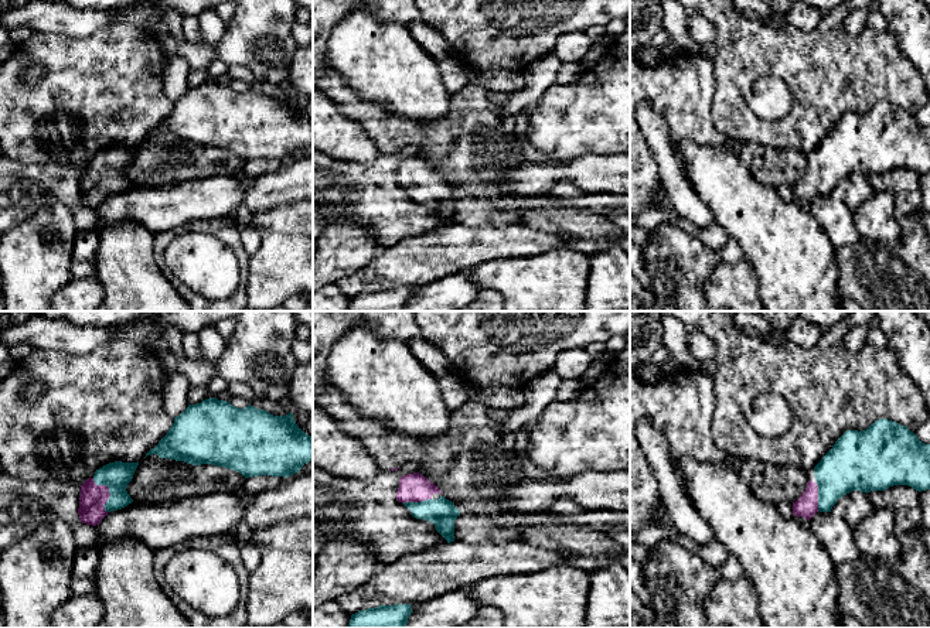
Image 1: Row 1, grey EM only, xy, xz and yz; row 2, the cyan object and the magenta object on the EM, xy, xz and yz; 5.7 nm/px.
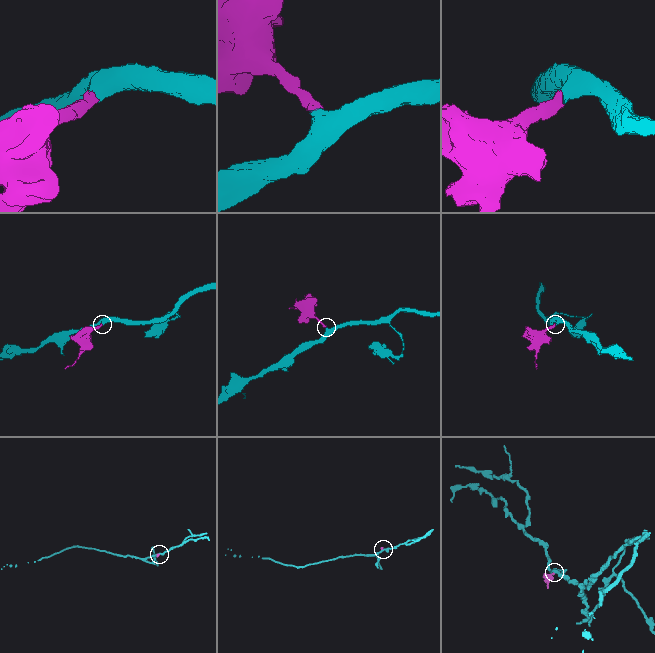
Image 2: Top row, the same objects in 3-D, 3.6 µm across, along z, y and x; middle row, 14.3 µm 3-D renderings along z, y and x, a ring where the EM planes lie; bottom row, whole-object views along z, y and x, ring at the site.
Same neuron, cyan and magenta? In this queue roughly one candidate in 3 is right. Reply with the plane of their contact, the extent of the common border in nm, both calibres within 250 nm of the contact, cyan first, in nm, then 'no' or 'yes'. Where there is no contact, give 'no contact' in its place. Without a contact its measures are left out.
meets cyan in xy; contact 220 nm long; 160 nm thick on the cyan side, 150 nm on the other; yes

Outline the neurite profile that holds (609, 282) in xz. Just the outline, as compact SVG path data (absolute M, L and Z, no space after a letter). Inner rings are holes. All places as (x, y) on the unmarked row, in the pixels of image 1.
M620 246L590 257L585 311L630 310L630 255Z

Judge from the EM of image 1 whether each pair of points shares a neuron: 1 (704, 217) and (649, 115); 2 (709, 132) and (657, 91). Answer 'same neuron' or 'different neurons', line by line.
1: same neuron
2: same neuron

